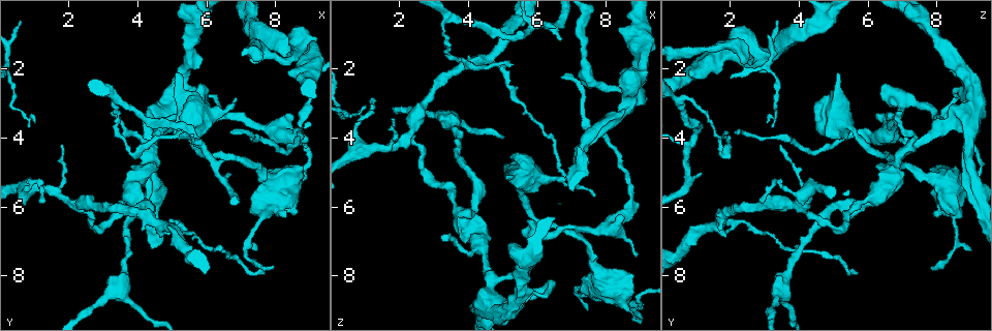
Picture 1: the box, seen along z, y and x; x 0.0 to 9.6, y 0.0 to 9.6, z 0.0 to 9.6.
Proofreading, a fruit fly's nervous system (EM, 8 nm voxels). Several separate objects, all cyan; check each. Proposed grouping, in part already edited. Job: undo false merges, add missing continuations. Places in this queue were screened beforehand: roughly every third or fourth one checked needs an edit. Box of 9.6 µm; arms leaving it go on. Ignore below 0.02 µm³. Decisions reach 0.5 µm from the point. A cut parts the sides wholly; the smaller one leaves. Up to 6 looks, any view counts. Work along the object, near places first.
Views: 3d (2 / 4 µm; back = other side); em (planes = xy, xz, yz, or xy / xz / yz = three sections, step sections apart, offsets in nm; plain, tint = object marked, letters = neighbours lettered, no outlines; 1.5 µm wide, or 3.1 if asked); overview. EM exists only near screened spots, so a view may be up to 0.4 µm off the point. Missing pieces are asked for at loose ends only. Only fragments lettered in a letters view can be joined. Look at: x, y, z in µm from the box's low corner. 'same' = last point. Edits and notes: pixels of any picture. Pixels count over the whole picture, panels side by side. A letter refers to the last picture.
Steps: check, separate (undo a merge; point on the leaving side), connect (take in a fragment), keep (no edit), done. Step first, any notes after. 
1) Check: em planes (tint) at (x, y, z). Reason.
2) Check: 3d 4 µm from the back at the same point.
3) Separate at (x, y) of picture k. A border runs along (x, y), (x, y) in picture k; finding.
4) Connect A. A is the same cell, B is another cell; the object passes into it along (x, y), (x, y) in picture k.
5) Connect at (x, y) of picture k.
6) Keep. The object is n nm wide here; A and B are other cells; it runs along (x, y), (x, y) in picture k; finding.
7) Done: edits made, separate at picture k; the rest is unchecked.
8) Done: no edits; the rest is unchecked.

Check: 3d 4 µm at (6.75, 5.00, 1.10). An open end.

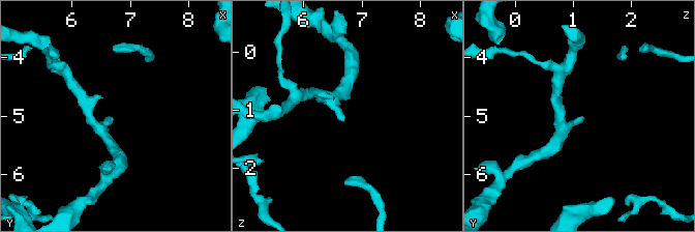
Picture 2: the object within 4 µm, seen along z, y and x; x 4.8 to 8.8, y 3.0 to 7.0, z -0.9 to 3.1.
Check: em planes (plain) at (6.70, 5.05, 1.15). The arms are 180, 200 nm wide.

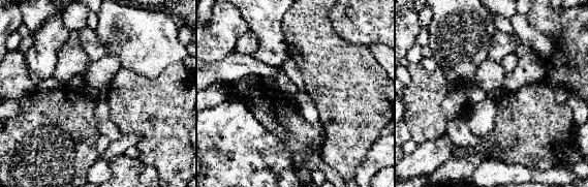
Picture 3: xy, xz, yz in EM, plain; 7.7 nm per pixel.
Check: em planes (letters) at the same point. See the neighbours.

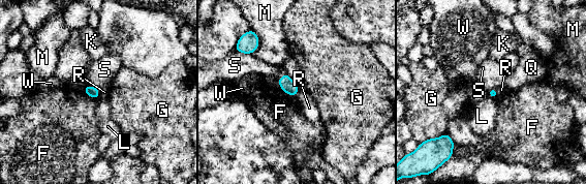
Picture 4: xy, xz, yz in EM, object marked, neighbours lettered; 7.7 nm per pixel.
Keep. F, G, K, L, M, Q, R, S and W are other cells; no lettered fragment goes on from it.

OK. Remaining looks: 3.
Check: 3d 4 µm at (7.20, 5.80, 8.15). Free end.

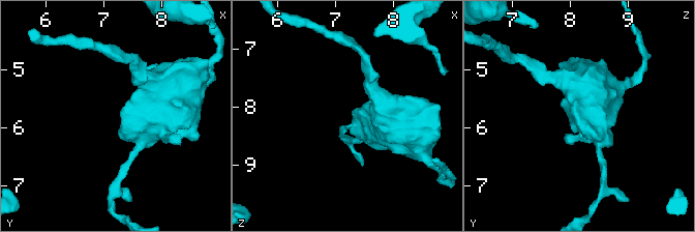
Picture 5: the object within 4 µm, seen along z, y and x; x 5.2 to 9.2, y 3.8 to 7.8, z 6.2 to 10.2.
Check: em xz step 4 (letters) at (7.25, 5.80, 8.05).

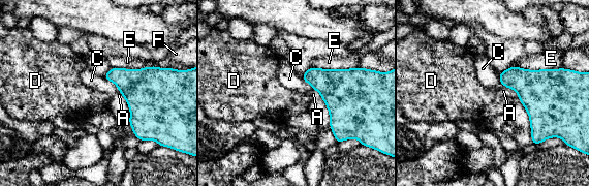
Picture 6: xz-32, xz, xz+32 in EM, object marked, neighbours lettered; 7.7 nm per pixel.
Check: em planes (letters) at the same point. Cut it another way.

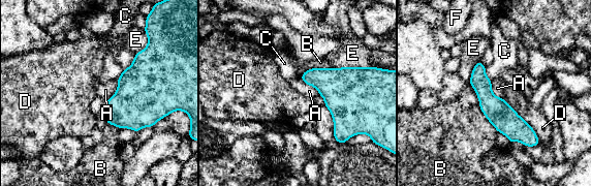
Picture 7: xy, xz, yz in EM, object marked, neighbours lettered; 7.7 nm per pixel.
Keep. The longest contact is with B, 420 nm; A, B, C, D, E and F are other cells; a border runs along (469, 85), (479, 110), (497, 131) in picture 7; none of them fits.

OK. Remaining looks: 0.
Done: no edits; the rest is unchecked.

